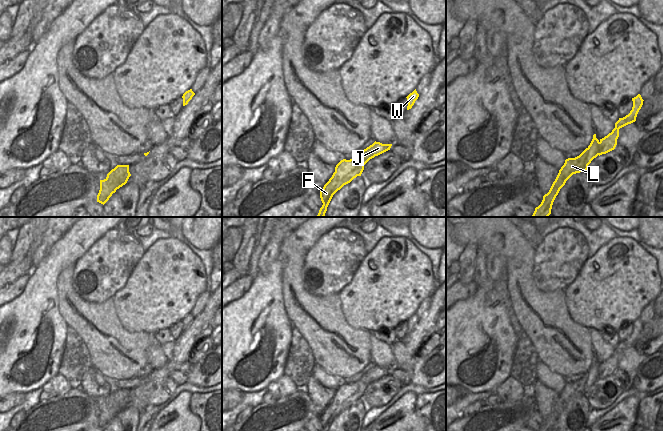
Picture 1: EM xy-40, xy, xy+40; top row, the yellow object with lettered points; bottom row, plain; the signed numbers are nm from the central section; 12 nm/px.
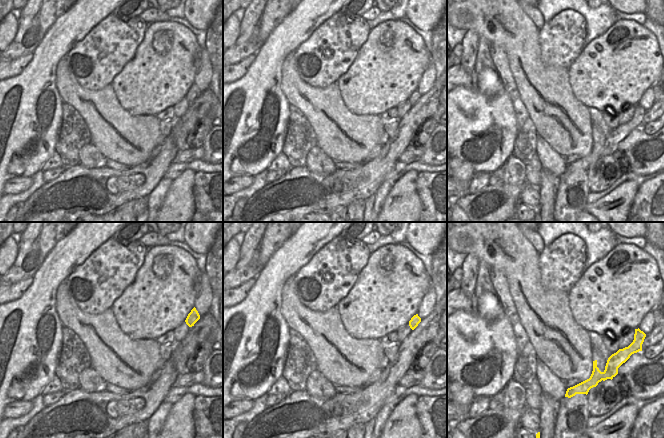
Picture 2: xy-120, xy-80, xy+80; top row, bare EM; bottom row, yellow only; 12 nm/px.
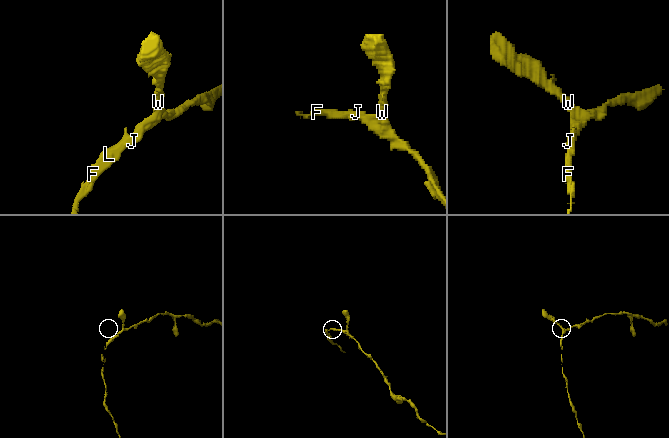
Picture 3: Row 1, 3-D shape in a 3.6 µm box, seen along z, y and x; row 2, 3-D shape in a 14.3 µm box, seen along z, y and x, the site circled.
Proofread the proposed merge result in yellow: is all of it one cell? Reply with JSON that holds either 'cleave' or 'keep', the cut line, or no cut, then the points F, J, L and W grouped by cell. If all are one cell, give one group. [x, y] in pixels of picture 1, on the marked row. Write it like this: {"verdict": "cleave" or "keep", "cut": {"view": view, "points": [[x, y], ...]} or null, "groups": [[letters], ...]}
{"verdict": "cleave", "cut": {"view": "xy+40", "points": [[599, 142], [596, 154]]}, "groups": [["F", "L"], ["J", "W"]]}

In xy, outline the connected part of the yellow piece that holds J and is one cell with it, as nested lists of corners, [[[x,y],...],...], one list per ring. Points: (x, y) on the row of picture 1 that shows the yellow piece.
[[[374,142],[373,143],[373,152],[372,154],[374,154],[375,156],[378,156],[388,150],[390,150],[392,144],[382,144],[380,142]]]

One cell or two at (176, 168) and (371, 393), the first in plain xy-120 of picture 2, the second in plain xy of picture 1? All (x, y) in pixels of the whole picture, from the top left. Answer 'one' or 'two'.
one

